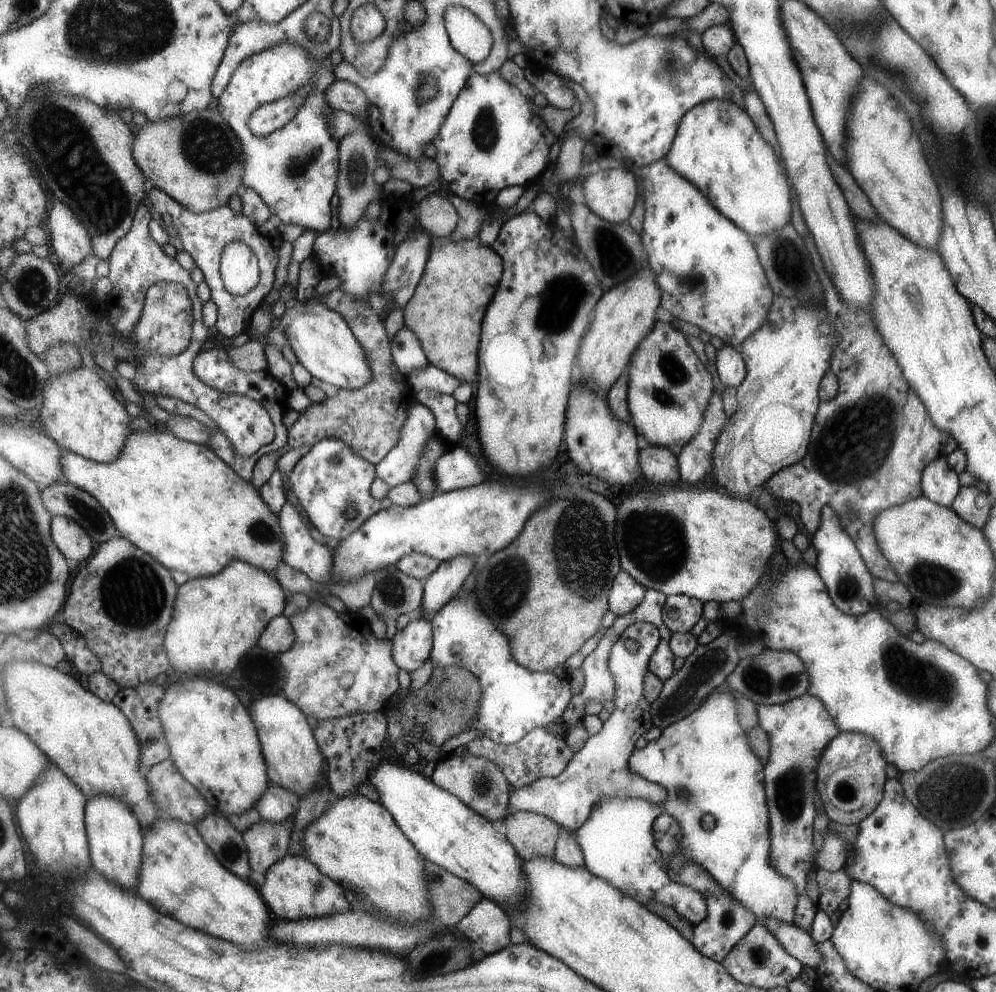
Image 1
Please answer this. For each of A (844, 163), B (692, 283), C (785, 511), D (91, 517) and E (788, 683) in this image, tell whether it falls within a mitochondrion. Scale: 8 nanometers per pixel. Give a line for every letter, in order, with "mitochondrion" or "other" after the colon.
A: other
B: mitochondrion
C: other
D: mitochondrion
E: mitochondrion

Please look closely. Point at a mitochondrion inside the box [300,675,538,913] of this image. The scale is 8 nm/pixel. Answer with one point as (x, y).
(483, 785)

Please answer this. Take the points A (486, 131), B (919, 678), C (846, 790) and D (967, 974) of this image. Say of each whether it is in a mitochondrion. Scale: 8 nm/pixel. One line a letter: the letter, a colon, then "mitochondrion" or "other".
A: mitochondrion
B: mitochondrion
C: mitochondrion
D: other

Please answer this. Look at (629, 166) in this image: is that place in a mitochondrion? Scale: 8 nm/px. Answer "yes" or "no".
no

